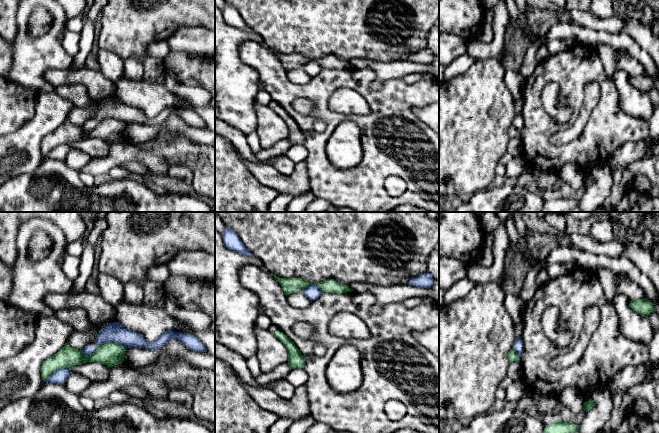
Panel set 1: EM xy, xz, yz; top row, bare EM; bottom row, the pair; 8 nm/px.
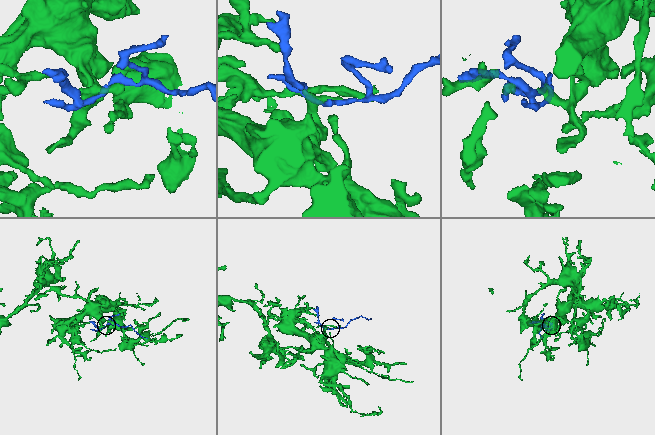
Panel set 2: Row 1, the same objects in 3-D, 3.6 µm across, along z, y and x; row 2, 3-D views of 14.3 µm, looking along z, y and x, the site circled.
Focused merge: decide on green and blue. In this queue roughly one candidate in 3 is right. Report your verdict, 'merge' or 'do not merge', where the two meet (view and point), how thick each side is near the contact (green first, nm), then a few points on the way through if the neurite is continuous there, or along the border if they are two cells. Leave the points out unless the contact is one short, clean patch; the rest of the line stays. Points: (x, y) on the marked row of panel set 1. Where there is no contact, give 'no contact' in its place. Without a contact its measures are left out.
do not merge; meets green in xy at (112, 342); 190 nm thick on the green side, 160 nm on the other

